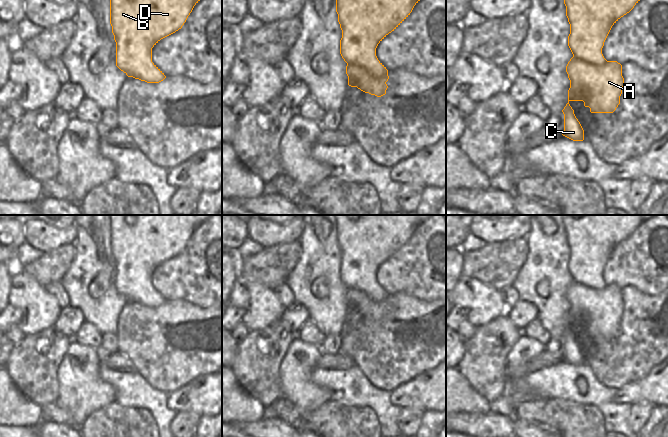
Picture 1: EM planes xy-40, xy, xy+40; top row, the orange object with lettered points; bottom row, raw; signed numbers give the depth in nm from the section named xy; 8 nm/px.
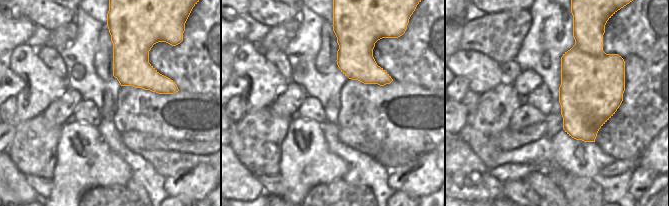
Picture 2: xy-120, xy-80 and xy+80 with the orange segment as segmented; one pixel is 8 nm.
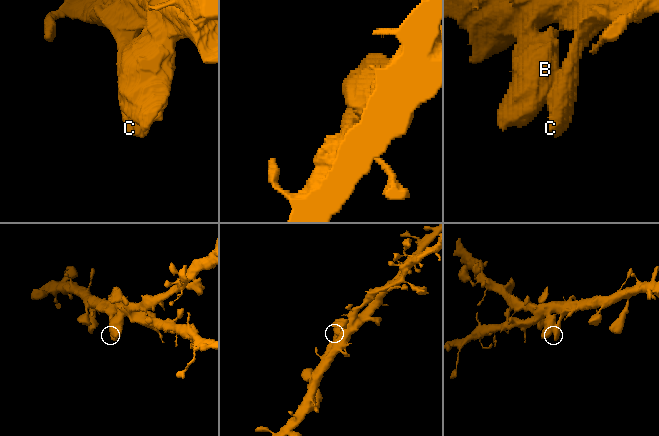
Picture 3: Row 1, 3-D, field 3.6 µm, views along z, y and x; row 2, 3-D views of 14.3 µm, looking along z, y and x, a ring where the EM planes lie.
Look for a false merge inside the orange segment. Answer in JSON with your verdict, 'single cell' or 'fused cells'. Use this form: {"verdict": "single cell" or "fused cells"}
{"verdict": "single cell"}

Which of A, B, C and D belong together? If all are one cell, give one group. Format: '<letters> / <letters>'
A B C D

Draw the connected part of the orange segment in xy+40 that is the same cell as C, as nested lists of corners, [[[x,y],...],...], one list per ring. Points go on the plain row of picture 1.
[[[563,215],[562,222],[566,230],[566,240],[570,248],[568,270],[573,278],[566,290],[570,304],[568,327],[562,334],[564,338],[563,360],[573,365],[584,364],[584,354],[570,330],[570,325],[583,325],[591,337],[613,337],[620,328],[624,310],[622,289],[617,285],[607,285],[602,272],[612,250],[644,221],[654,215],[582,215],[575,219]]]

